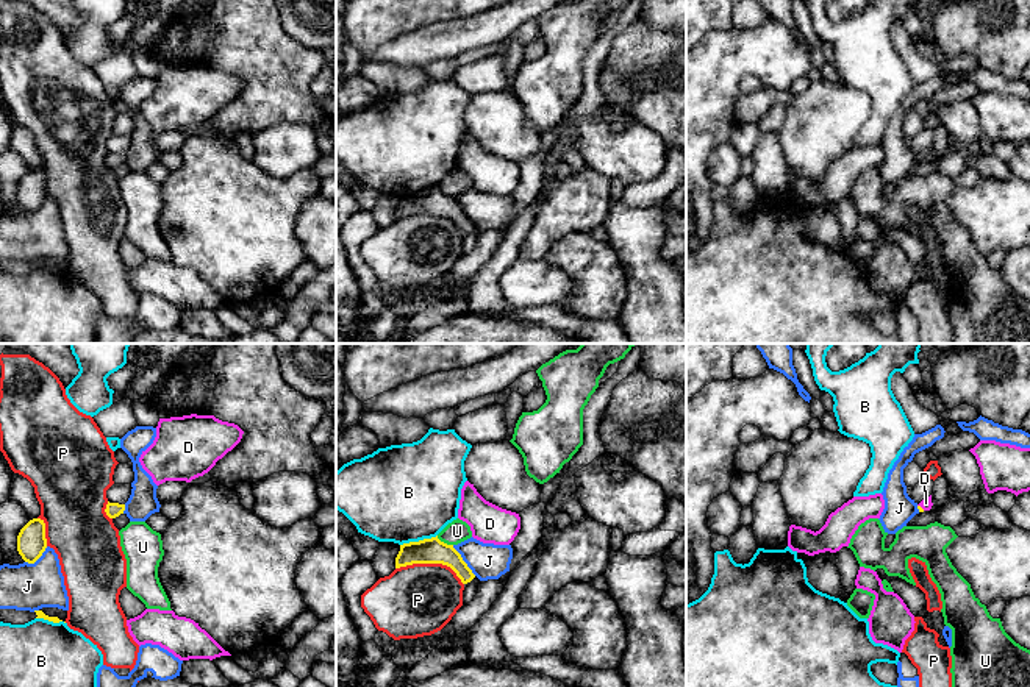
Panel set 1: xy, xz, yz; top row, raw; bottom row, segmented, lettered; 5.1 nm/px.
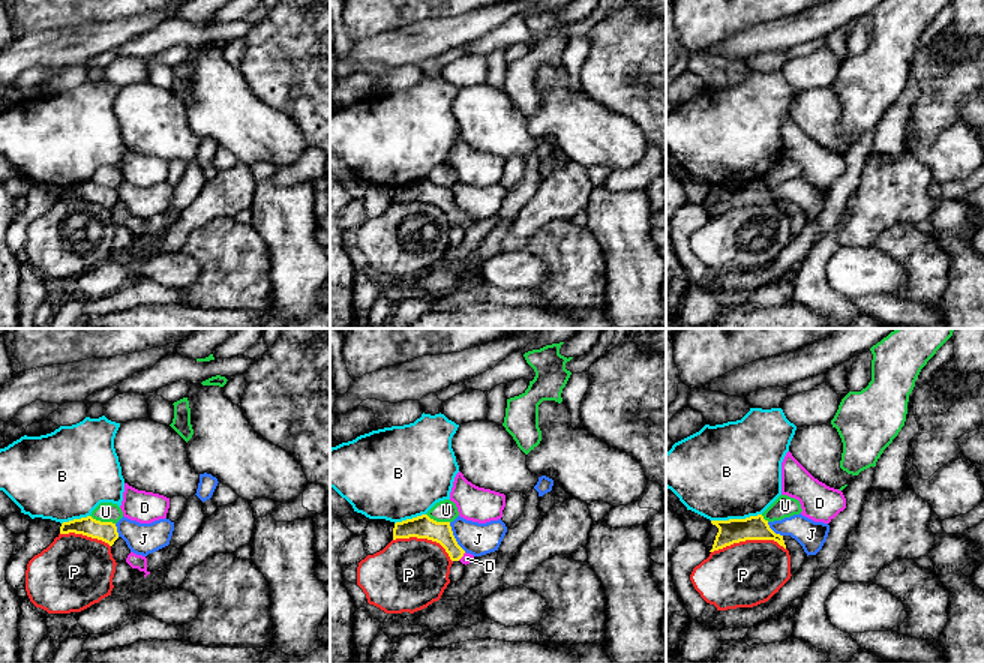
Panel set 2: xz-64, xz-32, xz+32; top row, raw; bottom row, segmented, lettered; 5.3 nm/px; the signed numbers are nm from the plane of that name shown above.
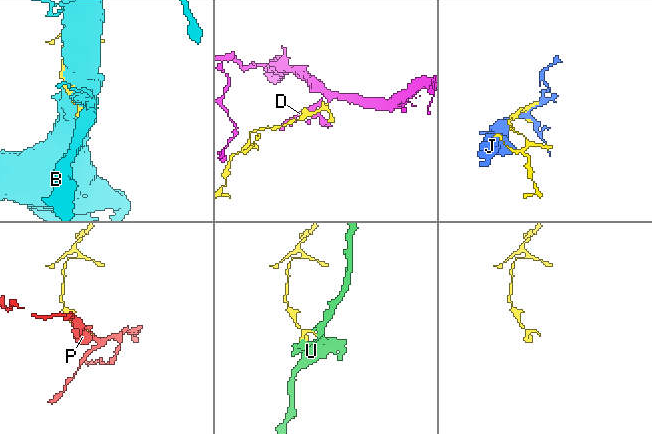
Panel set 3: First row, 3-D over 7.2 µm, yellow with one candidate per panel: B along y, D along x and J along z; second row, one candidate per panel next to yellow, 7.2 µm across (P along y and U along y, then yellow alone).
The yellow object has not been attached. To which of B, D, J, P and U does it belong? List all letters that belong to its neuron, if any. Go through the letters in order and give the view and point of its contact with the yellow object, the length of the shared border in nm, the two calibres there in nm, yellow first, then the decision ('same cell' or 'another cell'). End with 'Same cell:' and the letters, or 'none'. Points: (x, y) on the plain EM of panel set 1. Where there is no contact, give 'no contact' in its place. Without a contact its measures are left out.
B: meets yellow in xz at (419, 191); contact 200 nm long; 130 nm thick on the yellow side, 500 nm on the other; another cell
D: meets yellow in yz at (919, 156); contact 50 nm long; 20 nm thick on the yellow side, 60 nm on the other; same cell
J: meets yellow in xz at (463, 211); contact 200 nm long; 130 nm thick on the yellow side, 190 nm on the other; another cell
P: meets yellow in xz at (432, 213); contact 360 nm long; 130 nm thick on the yellow side, 380 nm on the other; another cell
U: meets yellow in xz at (443, 192); contact 100 nm long; 130 nm thick on the yellow side, 120 nm on the other; another cell
Same cell: D

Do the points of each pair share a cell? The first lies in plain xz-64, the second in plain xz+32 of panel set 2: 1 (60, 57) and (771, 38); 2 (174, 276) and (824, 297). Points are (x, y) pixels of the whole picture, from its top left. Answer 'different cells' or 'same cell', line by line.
1: same cell
2: different cells

